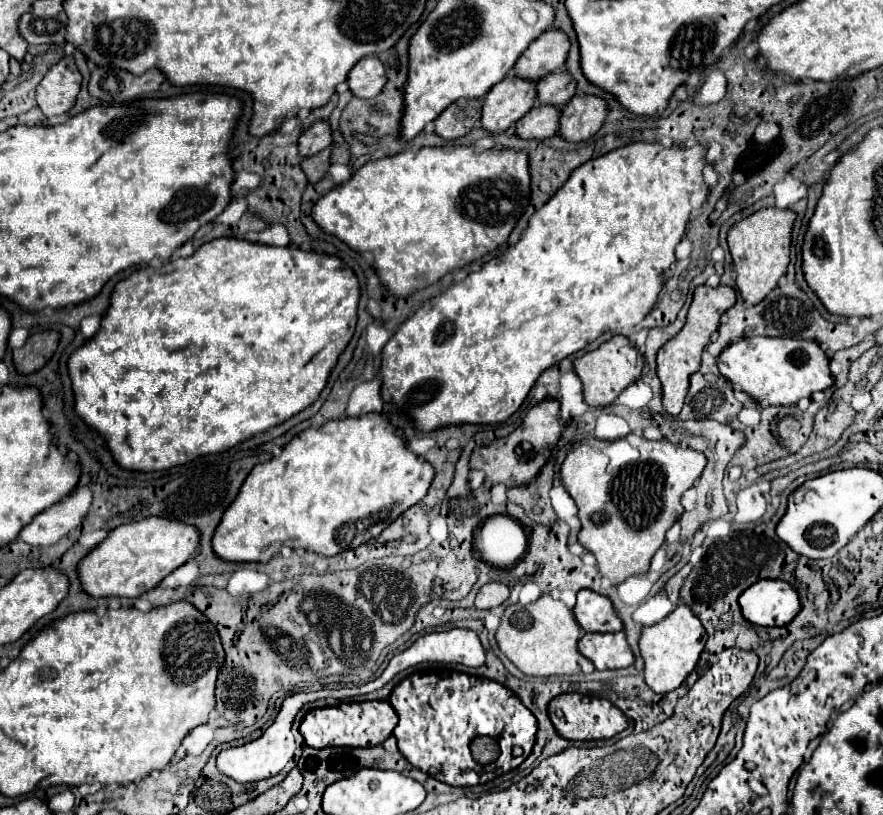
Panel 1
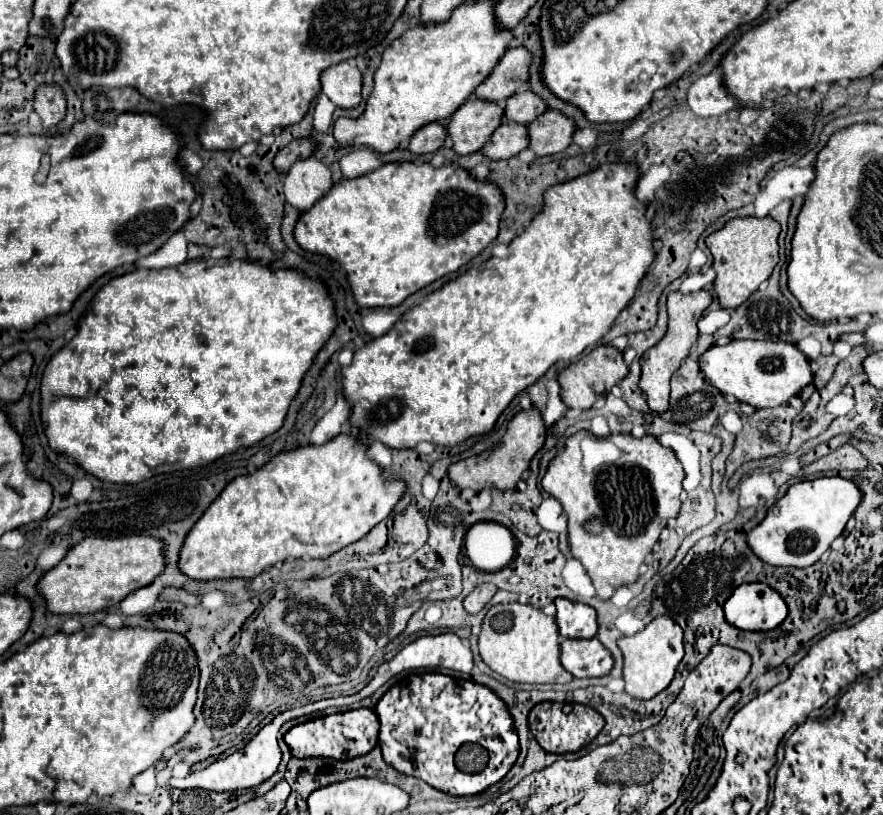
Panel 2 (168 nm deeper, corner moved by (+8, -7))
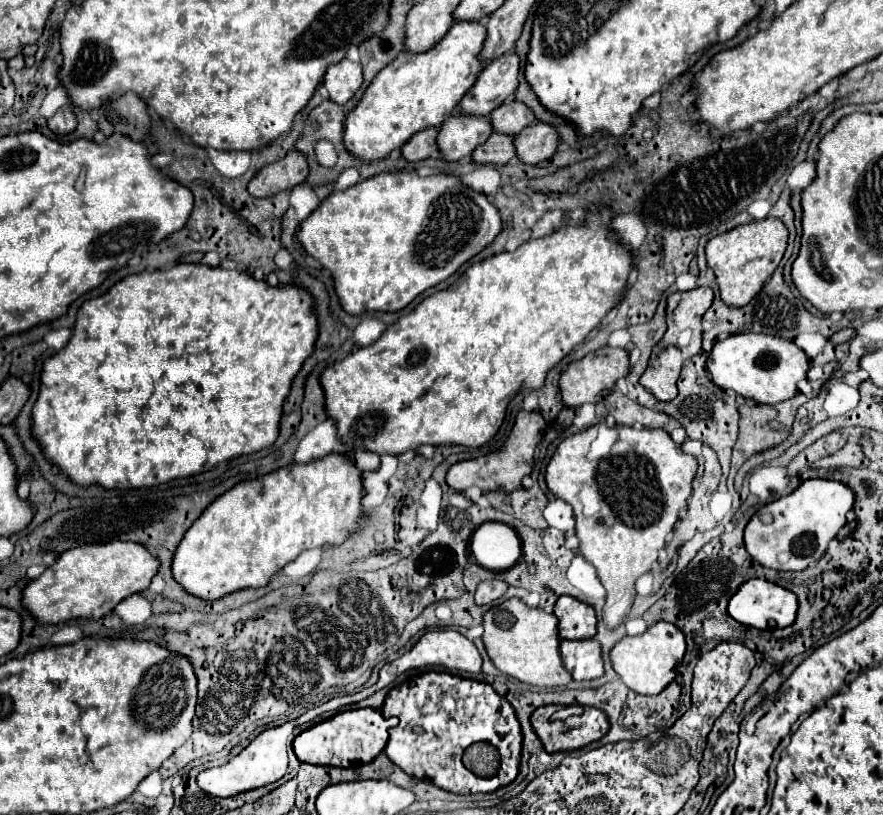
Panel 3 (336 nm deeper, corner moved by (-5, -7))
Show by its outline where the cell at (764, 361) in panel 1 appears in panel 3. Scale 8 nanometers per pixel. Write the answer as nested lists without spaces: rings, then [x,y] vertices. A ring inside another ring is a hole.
[[[733,334],[717,340],[707,360],[711,380],[723,390],[735,390],[739,396],[755,400],[757,404],[779,404],[793,398],[799,388],[797,382],[807,378],[811,360],[791,340],[767,334]]]

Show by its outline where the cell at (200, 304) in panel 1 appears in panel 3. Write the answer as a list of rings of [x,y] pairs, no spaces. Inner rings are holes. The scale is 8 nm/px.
[[[177,264],[169,270],[125,276],[103,296],[91,298],[79,308],[69,344],[45,360],[41,372],[41,392],[33,406],[33,434],[43,446],[45,456],[53,464],[67,470],[69,478],[81,486],[101,484],[103,488],[149,488],[165,484],[177,476],[185,478],[207,472],[223,460],[253,454],[269,448],[277,440],[285,398],[291,394],[293,378],[303,368],[305,360],[315,352],[317,336],[319,326],[313,310],[313,296],[301,286],[269,286],[263,280],[255,280],[245,270],[225,270],[209,264]]]

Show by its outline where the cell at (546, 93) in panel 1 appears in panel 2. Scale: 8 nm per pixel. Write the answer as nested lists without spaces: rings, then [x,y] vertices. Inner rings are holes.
[[[524,90],[514,94],[512,98],[506,100],[504,106],[504,120],[508,122],[518,122],[518,124],[528,124],[534,118],[538,118],[542,112],[546,112],[546,104],[542,98],[538,98],[534,92]]]

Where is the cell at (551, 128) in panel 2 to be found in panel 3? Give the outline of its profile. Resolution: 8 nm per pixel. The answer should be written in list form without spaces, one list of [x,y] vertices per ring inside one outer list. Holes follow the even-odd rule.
[[[535,122],[515,136],[517,156],[525,164],[539,164],[543,160],[549,160],[557,152],[557,146],[559,146],[557,128],[553,128],[547,122]]]

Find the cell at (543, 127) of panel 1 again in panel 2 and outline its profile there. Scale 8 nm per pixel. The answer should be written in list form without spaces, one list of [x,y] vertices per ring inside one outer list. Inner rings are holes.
[[[502,122],[480,152],[490,160],[506,160],[524,148],[528,148],[526,126],[516,126],[516,122]]]

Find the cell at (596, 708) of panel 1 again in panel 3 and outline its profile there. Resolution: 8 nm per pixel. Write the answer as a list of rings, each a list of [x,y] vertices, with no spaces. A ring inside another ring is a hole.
[[[541,706],[531,714],[531,726],[547,752],[573,752],[609,732],[609,720],[603,710],[583,708],[583,714],[565,720],[555,718],[561,706]]]

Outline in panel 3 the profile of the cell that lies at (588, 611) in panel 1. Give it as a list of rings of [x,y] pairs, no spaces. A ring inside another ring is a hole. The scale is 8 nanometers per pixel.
[[[561,596],[555,604],[555,616],[559,618],[559,634],[567,640],[585,640],[597,634],[595,608],[575,600],[573,596]]]

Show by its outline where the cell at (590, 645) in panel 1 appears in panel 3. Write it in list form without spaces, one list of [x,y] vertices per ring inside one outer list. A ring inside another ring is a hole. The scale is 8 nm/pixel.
[[[561,640],[559,650],[573,680],[593,680],[605,674],[601,644],[597,640]]]

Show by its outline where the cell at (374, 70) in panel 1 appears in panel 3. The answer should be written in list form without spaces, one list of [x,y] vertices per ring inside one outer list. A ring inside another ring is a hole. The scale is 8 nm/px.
[[[341,60],[339,64],[333,64],[327,68],[327,74],[323,78],[323,86],[327,88],[329,96],[337,104],[349,102],[355,92],[363,84],[363,70],[359,64],[351,60]]]

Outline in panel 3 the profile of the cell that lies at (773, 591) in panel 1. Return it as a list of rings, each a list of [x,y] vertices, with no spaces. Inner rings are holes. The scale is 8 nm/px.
[[[753,578],[753,580],[747,580],[739,586],[739,590],[733,594],[733,598],[729,600],[729,614],[745,624],[745,626],[751,626],[751,628],[757,628],[757,630],[765,630],[769,628],[769,620],[775,620],[777,628],[785,628],[789,626],[791,622],[795,622],[795,614],[797,614],[797,596],[769,580],[763,580],[763,578]]]

